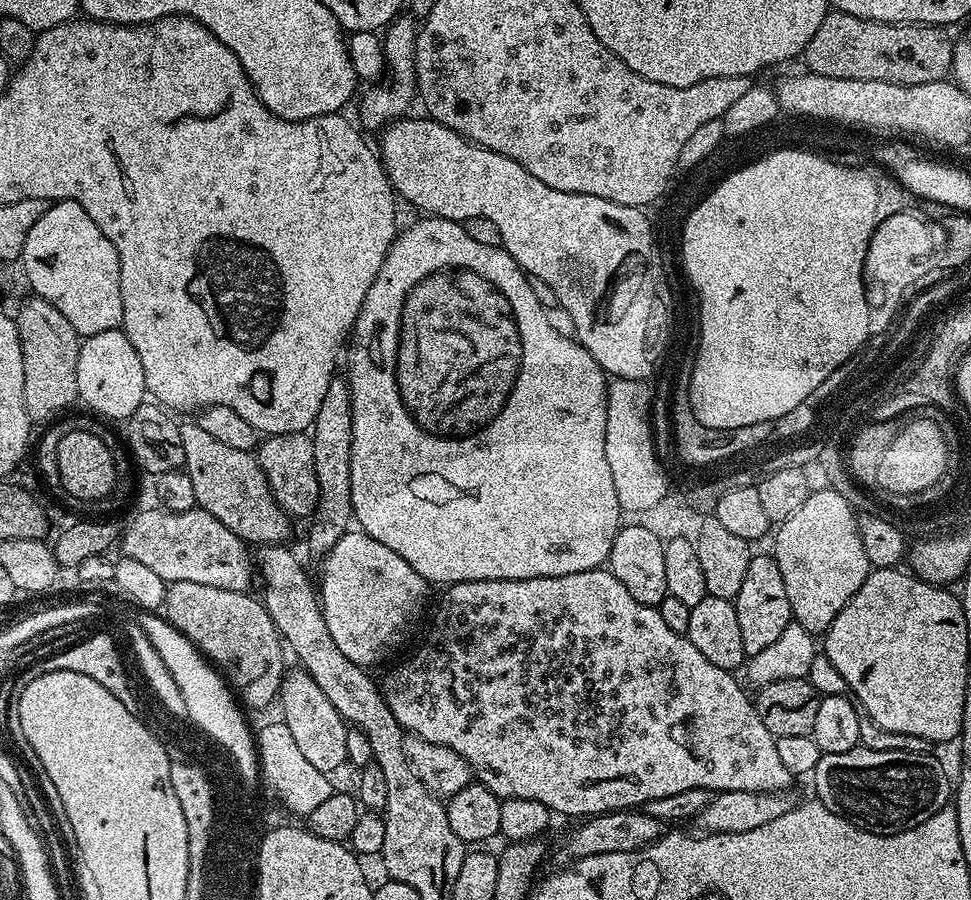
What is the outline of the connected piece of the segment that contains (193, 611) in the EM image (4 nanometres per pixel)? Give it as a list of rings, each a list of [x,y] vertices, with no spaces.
[[[174,582],[168,584],[168,593],[164,599],[163,615],[169,624],[174,625],[180,633],[193,644],[199,652],[201,652],[223,675],[226,677],[227,683],[234,689],[235,695],[241,701],[244,700],[252,708],[264,708],[268,703],[275,701],[280,694],[280,683],[286,675],[286,667],[284,668],[284,652],[286,656],[286,645],[280,639],[280,632],[274,626],[274,622],[270,618],[270,614],[264,609],[263,603],[259,599],[256,600],[252,594],[248,592],[235,592],[234,590],[218,590],[218,586],[202,586],[202,582]]]

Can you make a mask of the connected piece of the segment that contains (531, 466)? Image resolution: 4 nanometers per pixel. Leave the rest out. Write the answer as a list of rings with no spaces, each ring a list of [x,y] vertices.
[[[441,216],[420,218],[417,224],[397,235],[396,241],[390,246],[386,254],[386,262],[382,262],[382,270],[378,270],[378,278],[374,286],[370,286],[370,294],[366,294],[366,302],[362,302],[362,310],[352,327],[350,347],[346,352],[346,364],[352,369],[346,373],[348,389],[352,395],[352,449],[350,450],[350,490],[352,491],[352,515],[359,531],[365,532],[370,538],[382,542],[382,546],[390,546],[398,558],[406,558],[418,574],[428,581],[429,585],[447,586],[462,582],[478,582],[479,580],[525,580],[526,578],[546,578],[547,576],[565,576],[589,572],[591,568],[599,568],[607,561],[610,546],[614,546],[616,531],[622,527],[622,509],[619,504],[614,477],[610,472],[610,465],[606,458],[606,420],[607,420],[607,392],[609,381],[606,374],[594,362],[592,355],[587,352],[573,337],[563,336],[554,330],[547,321],[545,308],[534,298],[534,290],[530,290],[530,279],[520,263],[503,247],[482,246],[464,232],[463,223],[459,220],[444,220]]]

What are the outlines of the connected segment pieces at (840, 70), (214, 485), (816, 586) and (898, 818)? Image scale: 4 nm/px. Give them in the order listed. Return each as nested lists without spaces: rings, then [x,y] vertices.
[[[832,10],[804,47],[802,60],[808,63],[807,71],[826,78],[918,86],[951,73],[954,40],[944,32],[943,27],[931,24],[883,24]]]
[[[194,422],[180,424],[182,450],[190,482],[194,482],[194,498],[197,505],[209,512],[226,530],[238,534],[238,538],[252,546],[279,544],[287,541],[293,521],[283,512],[273,498],[266,474],[262,474],[259,459],[252,452],[234,450],[216,441],[202,426]]]
[[[828,487],[809,492],[802,507],[779,524],[775,532],[774,555],[778,570],[782,570],[782,582],[786,582],[793,621],[806,626],[810,633],[823,634],[838,618],[842,606],[858,594],[870,571],[866,550],[862,550],[858,512]]]
[[[857,746],[846,750],[842,754],[823,753],[816,767],[811,773],[810,780],[816,783],[815,799],[839,816],[848,817],[848,821],[867,832],[893,836],[899,832],[910,830],[926,818],[938,814],[938,810],[949,807],[950,797],[954,788],[948,784],[948,776],[944,768],[928,752],[895,752],[894,750],[874,750]]]

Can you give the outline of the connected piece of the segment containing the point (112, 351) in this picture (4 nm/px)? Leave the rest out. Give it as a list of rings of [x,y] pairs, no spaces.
[[[120,328],[102,330],[102,334],[83,337],[78,354],[78,400],[82,405],[93,408],[100,416],[108,420],[127,421],[129,416],[138,410],[140,404],[145,403],[146,389],[144,387],[144,371],[142,362],[138,362],[138,350],[130,346],[130,338]]]

